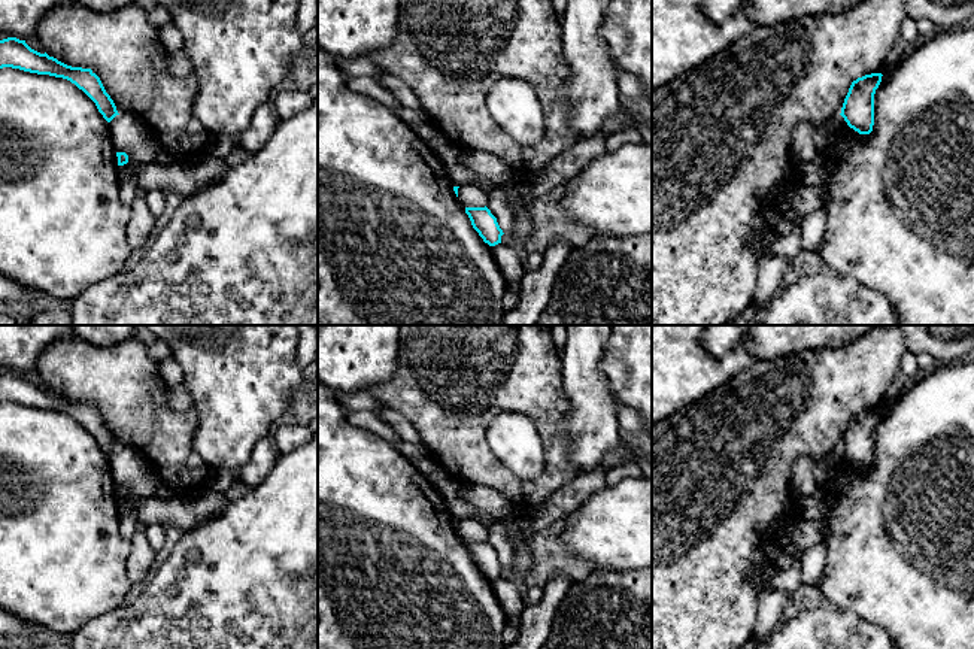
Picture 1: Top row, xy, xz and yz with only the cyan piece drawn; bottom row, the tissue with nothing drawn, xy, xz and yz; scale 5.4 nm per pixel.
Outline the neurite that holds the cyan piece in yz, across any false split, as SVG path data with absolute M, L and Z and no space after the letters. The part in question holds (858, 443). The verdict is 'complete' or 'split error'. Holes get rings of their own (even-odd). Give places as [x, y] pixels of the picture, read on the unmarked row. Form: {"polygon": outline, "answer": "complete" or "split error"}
{"polygon": "M871 407L852 416L841 442L841 451L859 468L870 468L874 460L874 428L882 407Z", "answer": "complete"}

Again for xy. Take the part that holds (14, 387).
{"polygon": "M16 371L0 374L0 403L3 401L67 413L95 437L107 457L119 449L100 412L91 403L67 400L46 386L31 383L25 374Z", "answer": "complete"}

